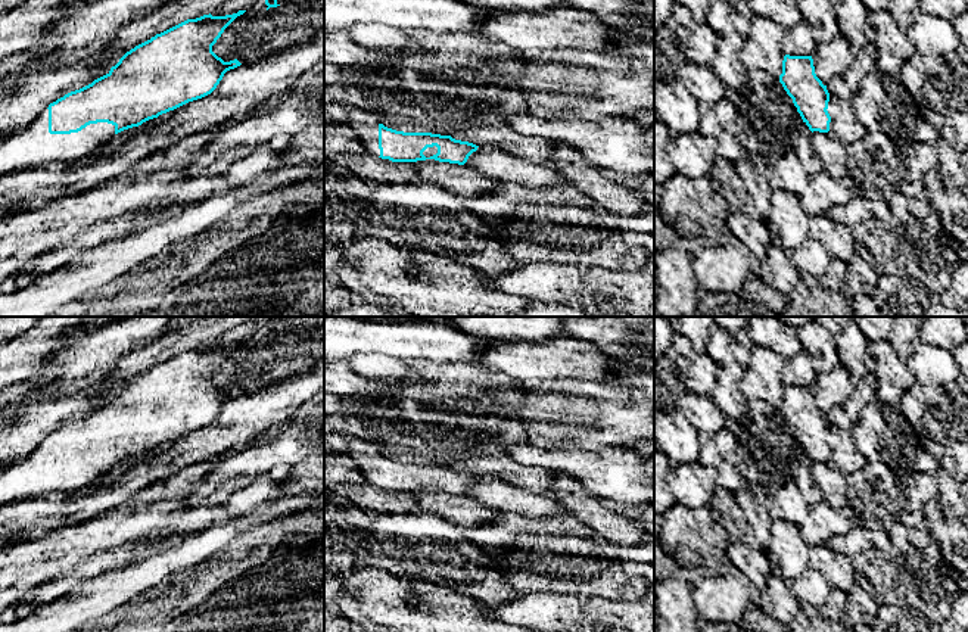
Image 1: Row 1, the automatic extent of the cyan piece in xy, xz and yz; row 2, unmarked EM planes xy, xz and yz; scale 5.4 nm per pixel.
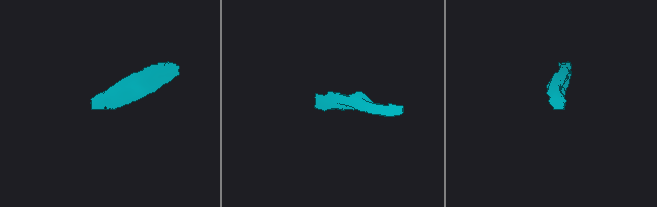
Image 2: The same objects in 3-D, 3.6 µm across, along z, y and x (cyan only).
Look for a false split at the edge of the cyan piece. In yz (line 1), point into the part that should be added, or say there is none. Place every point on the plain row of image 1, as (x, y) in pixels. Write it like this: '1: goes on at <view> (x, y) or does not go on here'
1: does not go on here

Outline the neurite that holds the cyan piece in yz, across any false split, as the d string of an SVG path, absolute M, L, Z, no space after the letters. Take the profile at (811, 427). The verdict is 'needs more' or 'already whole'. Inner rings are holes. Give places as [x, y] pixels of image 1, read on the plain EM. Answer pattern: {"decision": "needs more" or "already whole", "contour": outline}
{"decision": "already whole", "contour": "M785 385L779 412L793 429L797 442L809 460L812 463L828 463L831 452L827 440L830 423L815 404L812 386Z"}

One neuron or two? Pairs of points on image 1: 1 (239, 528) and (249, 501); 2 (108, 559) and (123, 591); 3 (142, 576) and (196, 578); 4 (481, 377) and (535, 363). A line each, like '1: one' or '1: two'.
1: two
2: two
3: two
4: two

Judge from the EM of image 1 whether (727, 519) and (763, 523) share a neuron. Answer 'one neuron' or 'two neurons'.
one neuron

